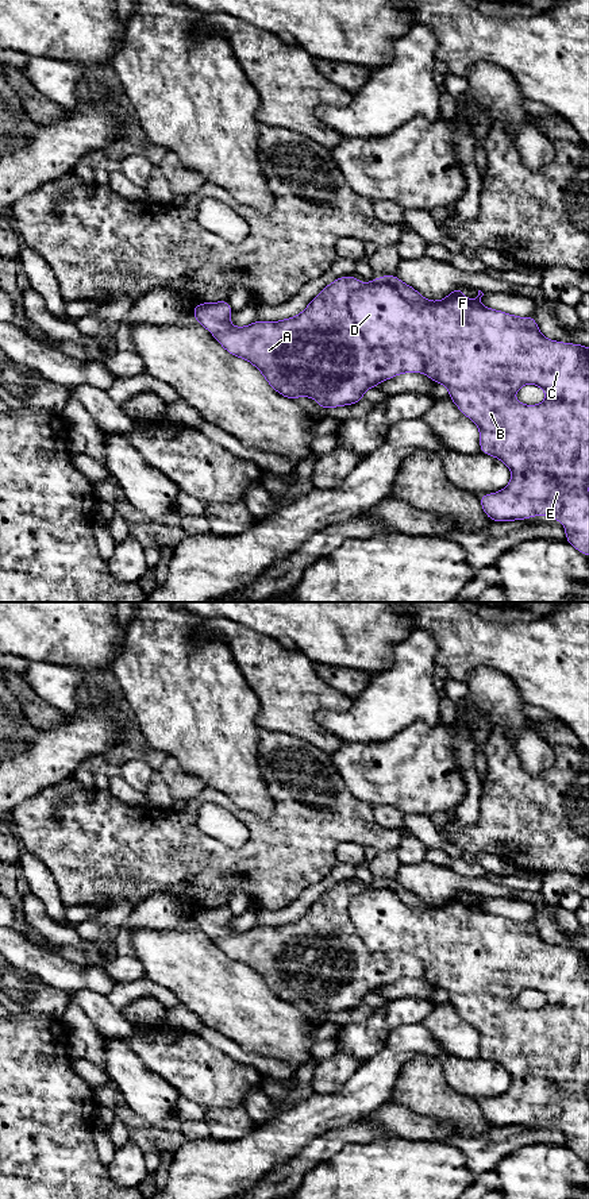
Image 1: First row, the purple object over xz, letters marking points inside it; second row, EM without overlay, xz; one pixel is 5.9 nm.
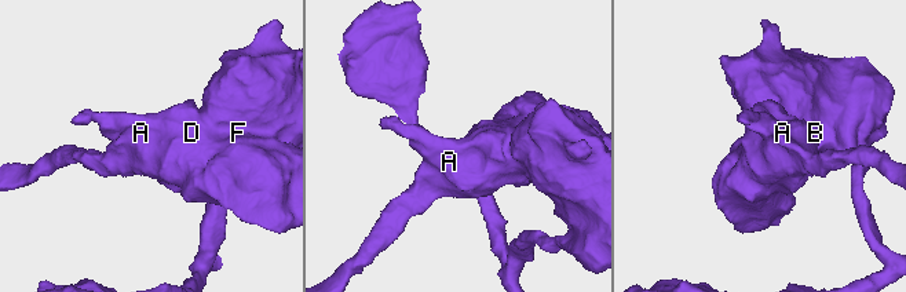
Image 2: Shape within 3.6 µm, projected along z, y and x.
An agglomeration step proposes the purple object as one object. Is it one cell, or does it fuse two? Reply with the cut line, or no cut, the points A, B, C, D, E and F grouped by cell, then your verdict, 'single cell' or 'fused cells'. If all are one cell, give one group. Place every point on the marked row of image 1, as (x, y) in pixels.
cut xz (357, 282), (358, 332), (412, 349), (424, 371); groups A / B C D E F; fused cells

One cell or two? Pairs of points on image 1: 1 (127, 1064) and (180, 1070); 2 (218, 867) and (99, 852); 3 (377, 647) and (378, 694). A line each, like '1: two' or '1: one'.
1: two
2: one
3: two

